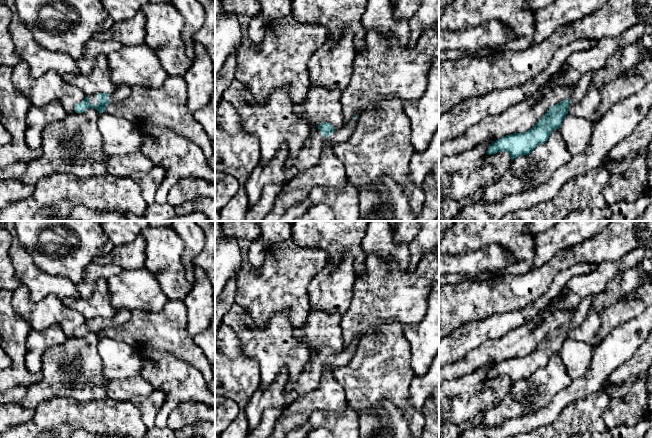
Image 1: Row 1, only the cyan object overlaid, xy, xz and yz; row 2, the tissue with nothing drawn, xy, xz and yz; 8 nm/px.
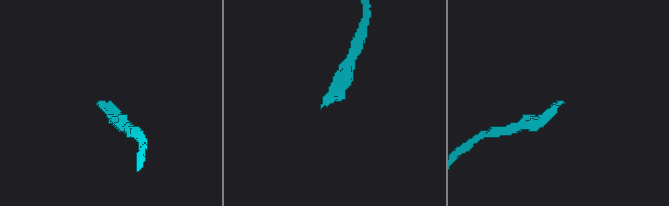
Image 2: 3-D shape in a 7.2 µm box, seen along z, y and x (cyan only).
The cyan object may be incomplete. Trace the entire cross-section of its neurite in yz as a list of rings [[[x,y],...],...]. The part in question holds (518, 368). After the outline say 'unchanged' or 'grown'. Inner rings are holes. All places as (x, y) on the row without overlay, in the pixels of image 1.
[[[588,296],[584,298],[578,307],[575,309],[574,316],[568,324],[564,324],[549,332],[547,337],[528,355],[524,357],[514,357],[506,359],[496,365],[494,365],[486,375],[488,379],[496,378],[501,375],[507,375],[510,378],[511,385],[519,380],[528,379],[540,368],[546,366],[553,354],[559,353],[564,342],[568,338],[568,330],[570,327],[579,326],[587,317],[595,296]]] | grown

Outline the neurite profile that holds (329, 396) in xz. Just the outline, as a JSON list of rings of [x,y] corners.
[[[325,369],[317,389],[298,397],[283,409],[268,438],[284,438],[296,426],[307,422],[315,411],[342,412],[346,405],[342,385]]]

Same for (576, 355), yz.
[[[567,338],[559,355],[572,379],[585,375],[591,364],[593,347],[578,340]]]

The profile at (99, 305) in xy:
[[[99,278],[93,295],[90,299],[72,299],[65,298],[62,303],[75,311],[77,311],[86,320],[98,317],[111,318],[115,315],[116,309],[110,301],[110,292],[107,280]]]

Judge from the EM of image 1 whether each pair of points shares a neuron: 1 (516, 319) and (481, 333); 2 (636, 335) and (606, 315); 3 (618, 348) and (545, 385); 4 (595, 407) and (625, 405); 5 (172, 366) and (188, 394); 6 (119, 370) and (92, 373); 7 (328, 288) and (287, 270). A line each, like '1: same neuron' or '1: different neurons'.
1: same neuron
2: different neurons
3: different neurons
4: different neurons
5: same neuron
6: different neurons
7: different neurons

